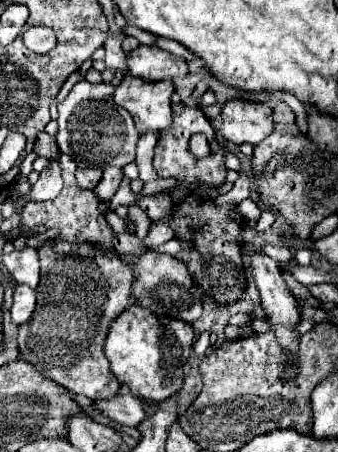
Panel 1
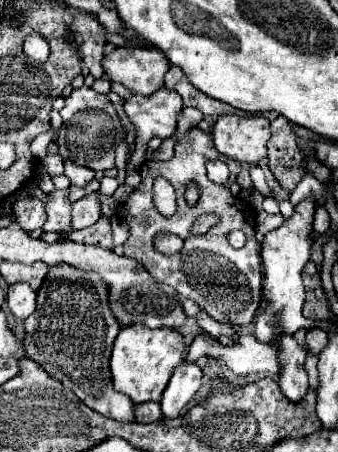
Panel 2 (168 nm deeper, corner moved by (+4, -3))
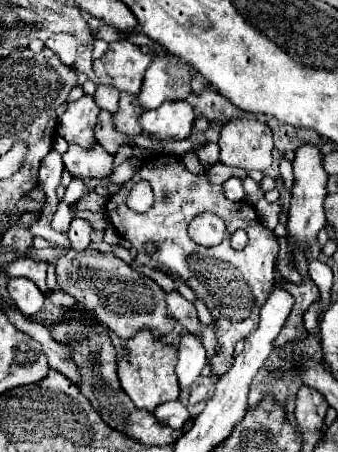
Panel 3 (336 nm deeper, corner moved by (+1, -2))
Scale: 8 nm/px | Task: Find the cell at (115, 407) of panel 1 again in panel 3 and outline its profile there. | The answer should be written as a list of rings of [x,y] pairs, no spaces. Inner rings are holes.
[[[169,401],[169,403],[161,403],[161,407],[157,407],[157,411],[153,413],[161,423],[169,425],[169,427],[183,427],[191,415],[187,411],[187,407],[181,401]]]

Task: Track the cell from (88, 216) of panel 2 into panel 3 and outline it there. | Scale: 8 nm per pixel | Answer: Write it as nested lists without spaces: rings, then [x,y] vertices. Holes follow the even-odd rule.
[[[73,219],[71,223],[71,229],[69,229],[69,241],[71,241],[71,249],[75,251],[85,251],[91,243],[89,239],[89,233],[91,233],[91,225],[85,221],[85,219]]]

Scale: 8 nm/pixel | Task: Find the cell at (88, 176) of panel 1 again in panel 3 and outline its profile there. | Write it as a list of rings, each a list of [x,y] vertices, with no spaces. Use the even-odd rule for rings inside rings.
[[[99,143],[91,149],[69,145],[63,155],[63,163],[73,177],[97,177],[107,179],[113,173],[113,155],[109,155]]]

